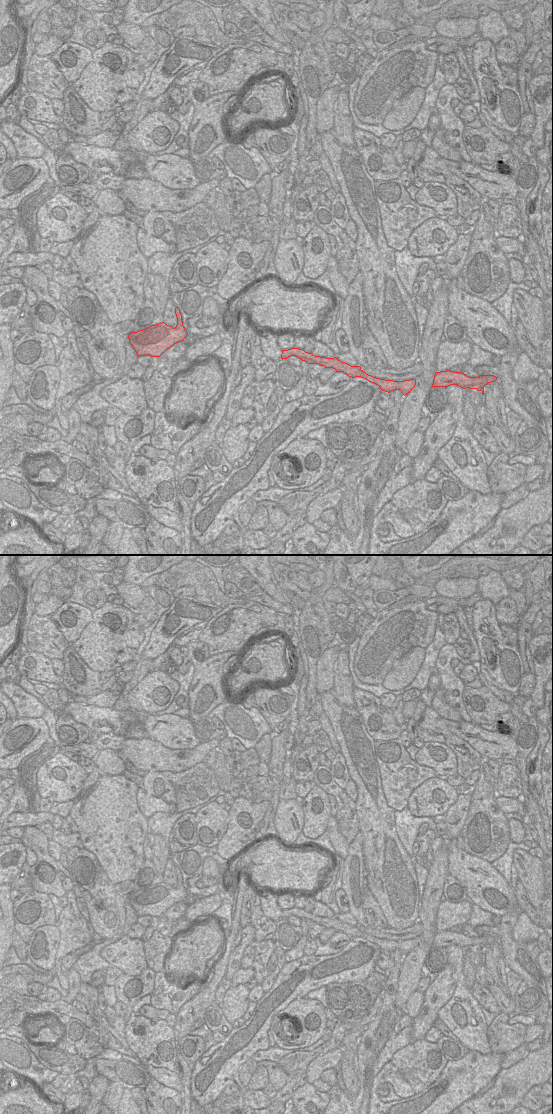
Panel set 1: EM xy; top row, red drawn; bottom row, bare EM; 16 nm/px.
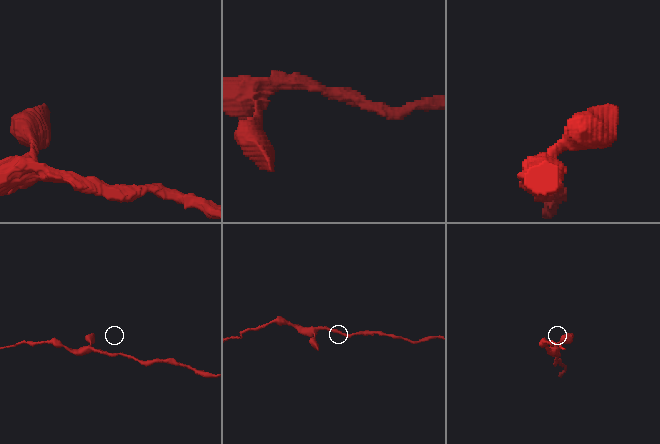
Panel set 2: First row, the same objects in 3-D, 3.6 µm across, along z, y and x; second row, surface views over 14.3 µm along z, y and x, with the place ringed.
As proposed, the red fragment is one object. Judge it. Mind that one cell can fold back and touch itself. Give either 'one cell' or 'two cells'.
one cell

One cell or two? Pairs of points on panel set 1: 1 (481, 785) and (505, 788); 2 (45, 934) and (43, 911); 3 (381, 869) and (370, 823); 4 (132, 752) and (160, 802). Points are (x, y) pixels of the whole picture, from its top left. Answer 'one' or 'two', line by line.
1: two
2: two
3: one
4: two

